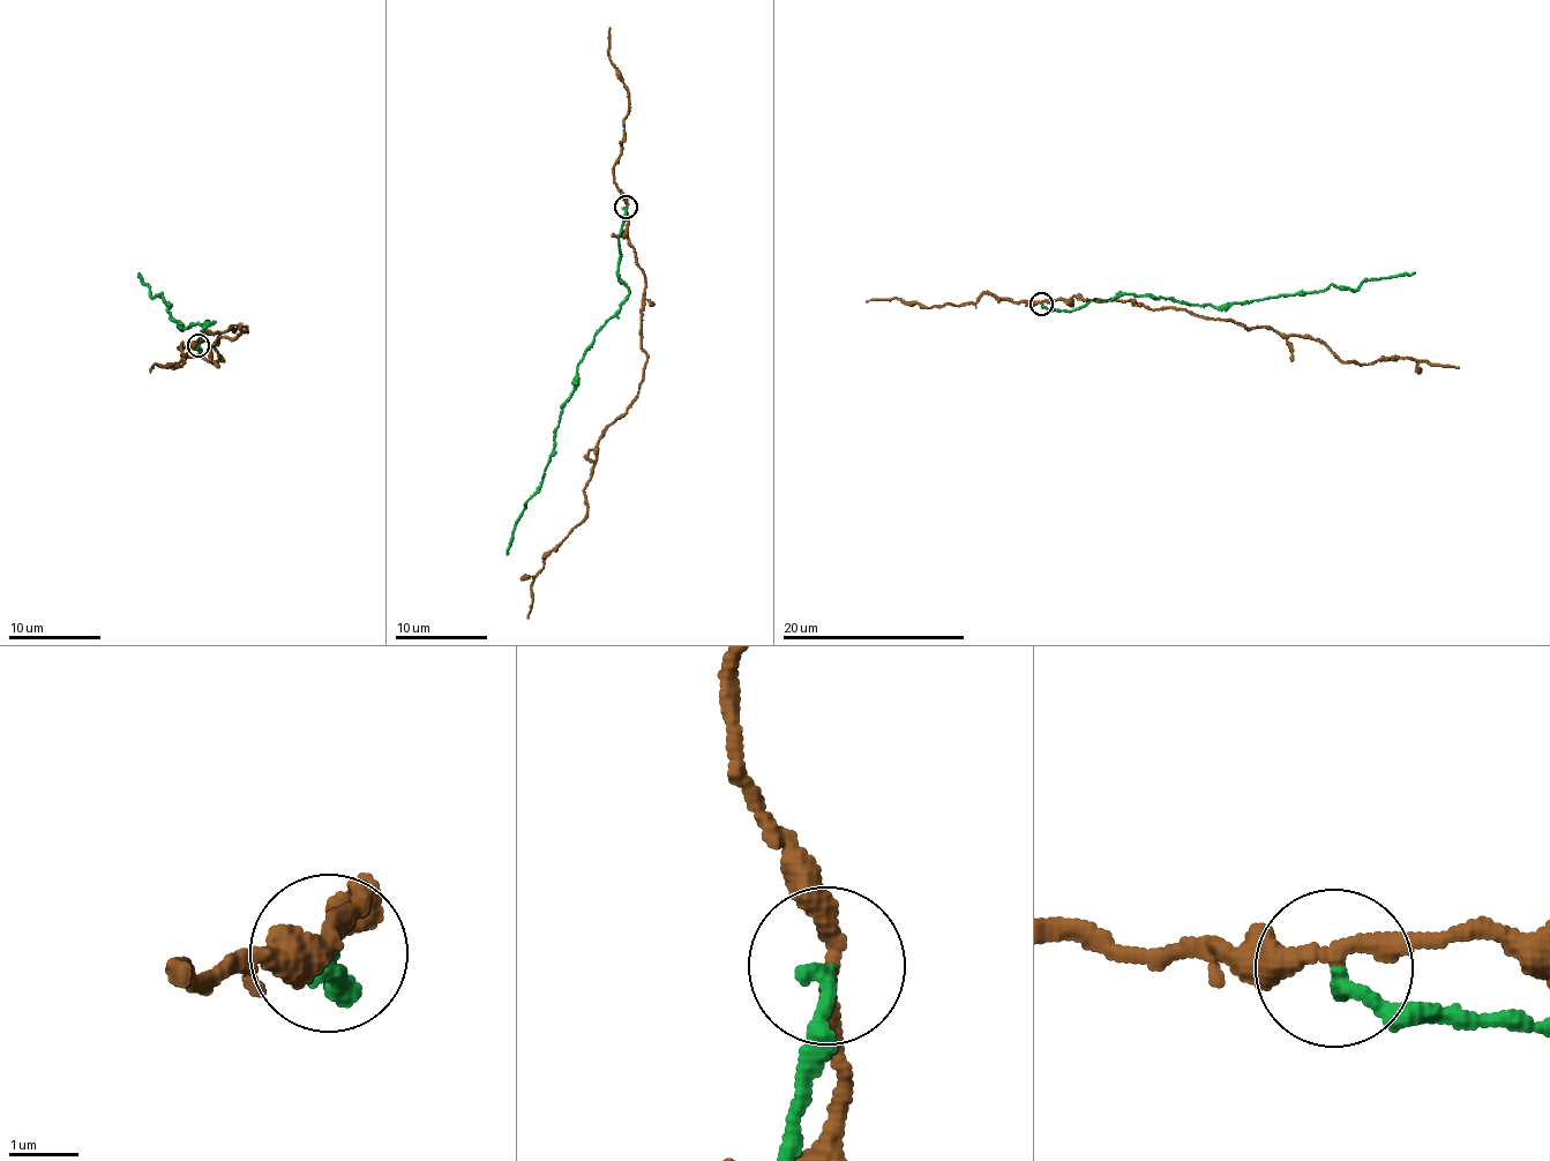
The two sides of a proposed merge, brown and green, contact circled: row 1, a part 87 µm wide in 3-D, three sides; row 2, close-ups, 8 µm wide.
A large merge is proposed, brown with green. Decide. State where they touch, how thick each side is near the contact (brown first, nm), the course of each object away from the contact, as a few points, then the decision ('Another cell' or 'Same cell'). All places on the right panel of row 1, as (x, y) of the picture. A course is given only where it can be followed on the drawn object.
Place: (1041, 304). Thickness 240 nm (brown) against 220 nm. Course of brown: (1042, 304), (1080, 297), (1178, 307), (1245, 327), (1311, 336), (1347, 362), (1409, 358), (1459, 368). Course of green: (1042, 304), (1075, 312), (1093, 300), (1150, 294), (1229, 307), (1331, 286), (1355, 289), (1368, 279), (1414, 271). Another cell

